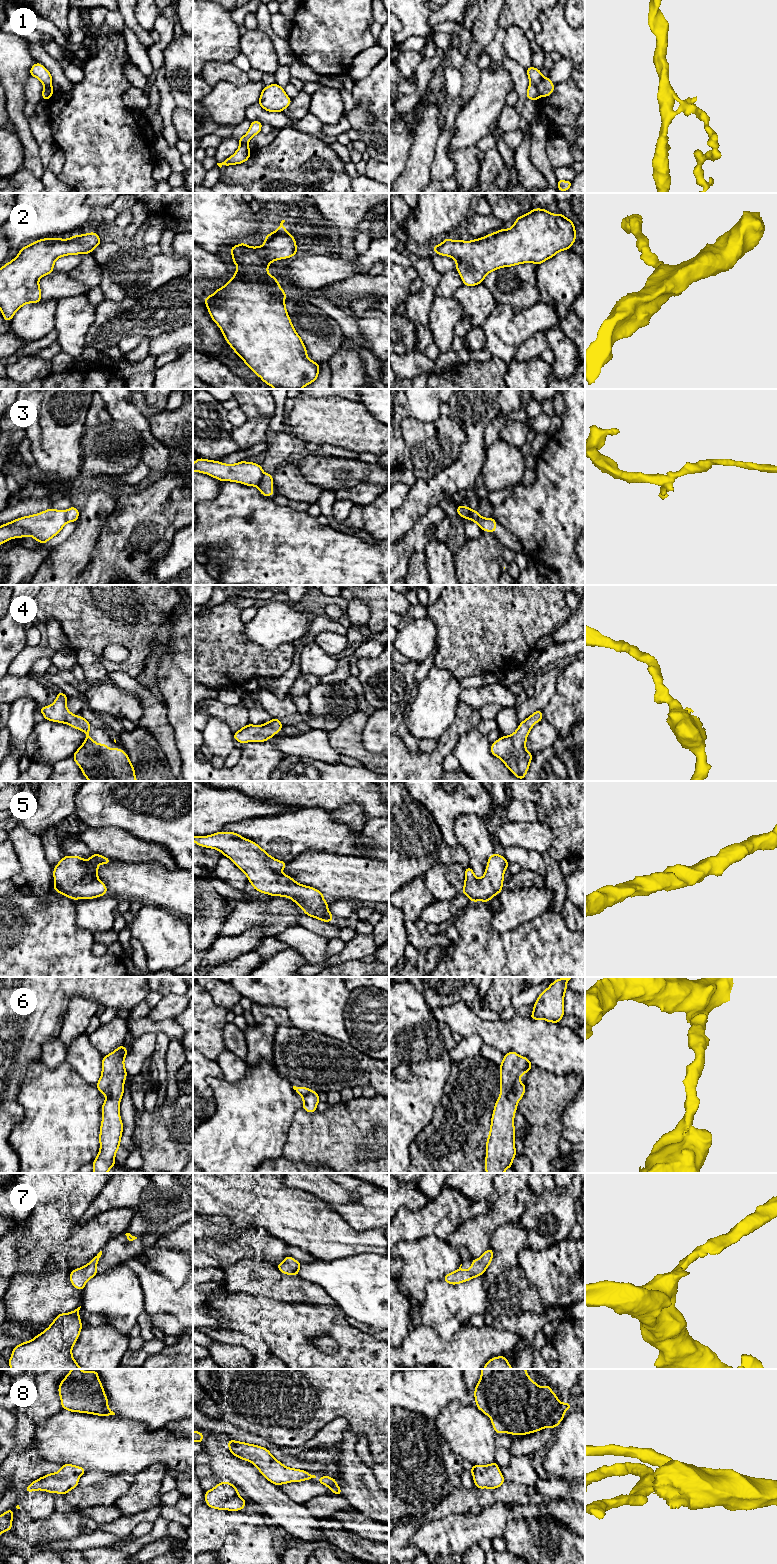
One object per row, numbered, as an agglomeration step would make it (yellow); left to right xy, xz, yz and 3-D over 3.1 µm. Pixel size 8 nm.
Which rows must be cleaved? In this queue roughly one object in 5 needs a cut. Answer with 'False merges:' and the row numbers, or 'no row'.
False merges: 1, 3

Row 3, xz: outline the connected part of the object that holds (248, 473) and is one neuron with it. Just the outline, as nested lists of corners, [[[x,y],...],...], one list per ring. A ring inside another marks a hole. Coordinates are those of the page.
[[[198,458],[193,463],[193,472],[208,474],[220,481],[233,481],[246,486],[258,487],[262,477],[262,465],[241,461],[236,464],[224,464],[219,461]]]

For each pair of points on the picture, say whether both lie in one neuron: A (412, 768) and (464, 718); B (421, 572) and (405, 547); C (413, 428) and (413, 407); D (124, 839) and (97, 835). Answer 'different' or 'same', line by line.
A: same
B: different
C: different
D: same

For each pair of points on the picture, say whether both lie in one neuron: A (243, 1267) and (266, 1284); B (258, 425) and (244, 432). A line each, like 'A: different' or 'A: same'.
A: same
B: same

